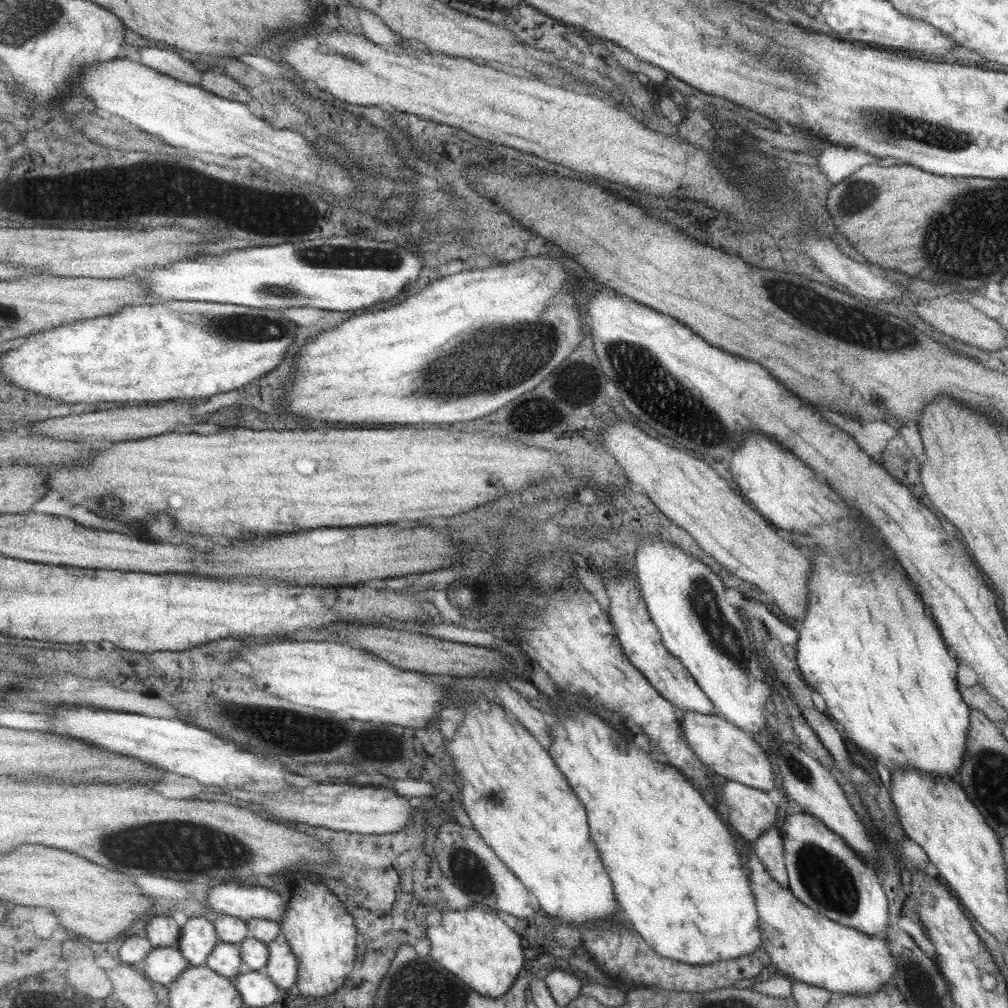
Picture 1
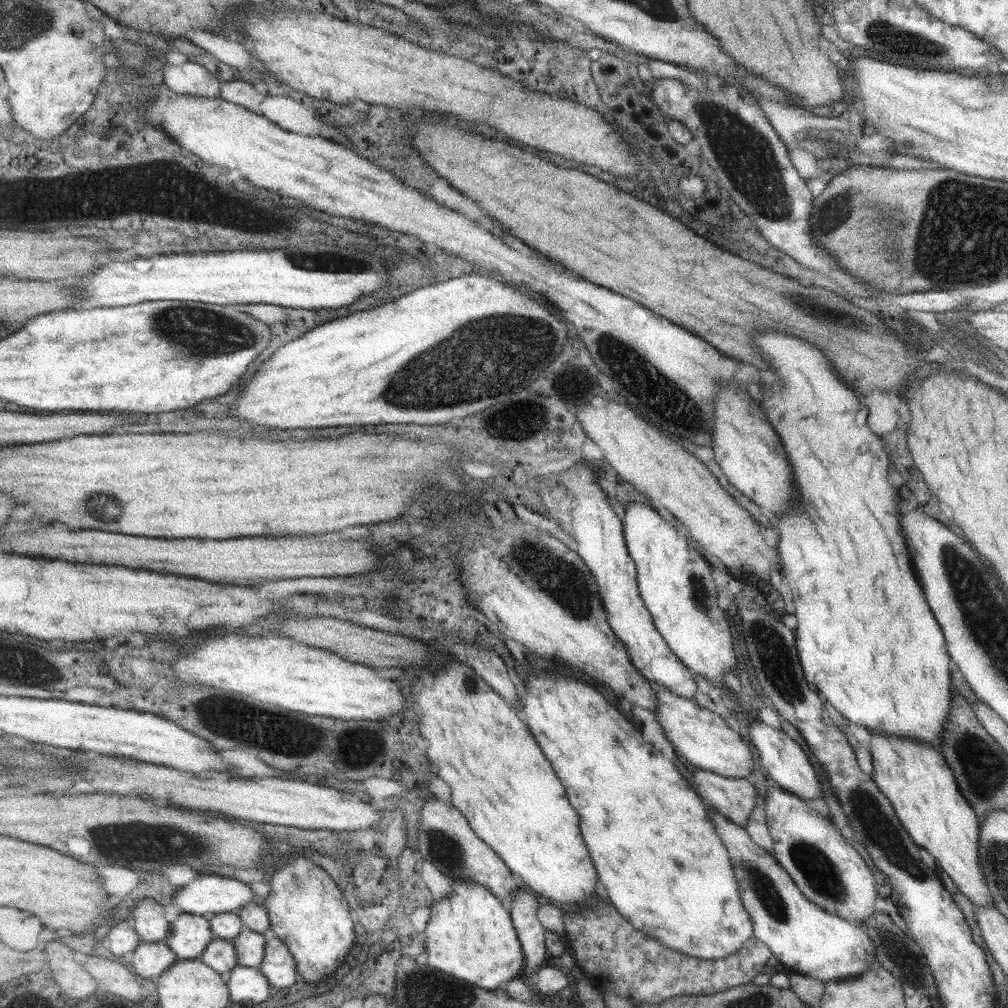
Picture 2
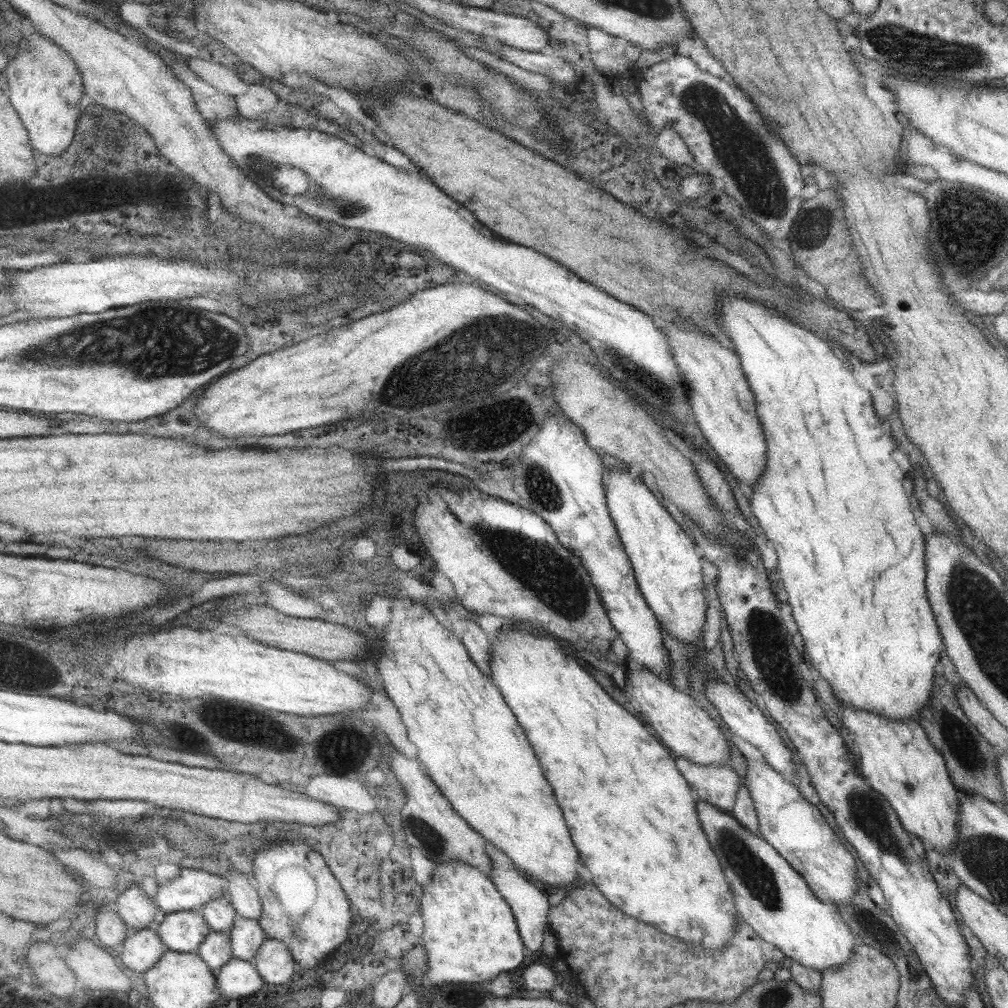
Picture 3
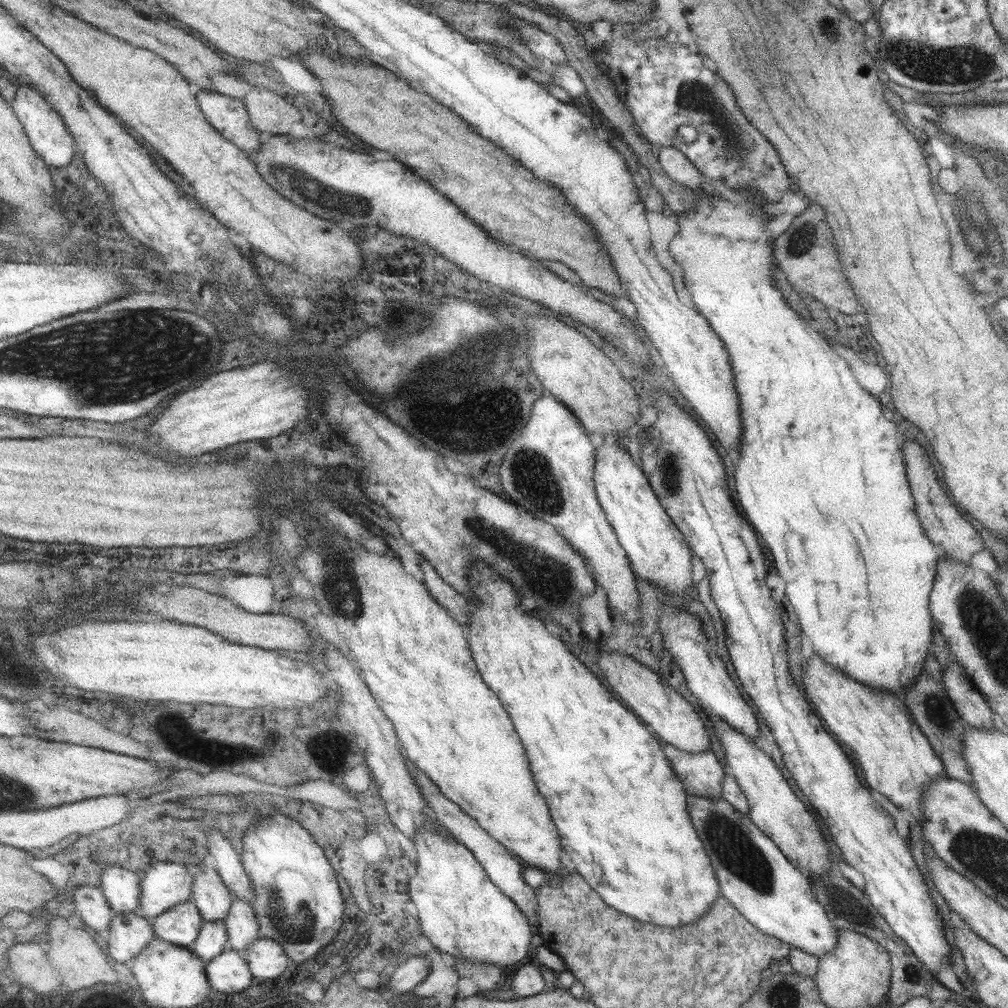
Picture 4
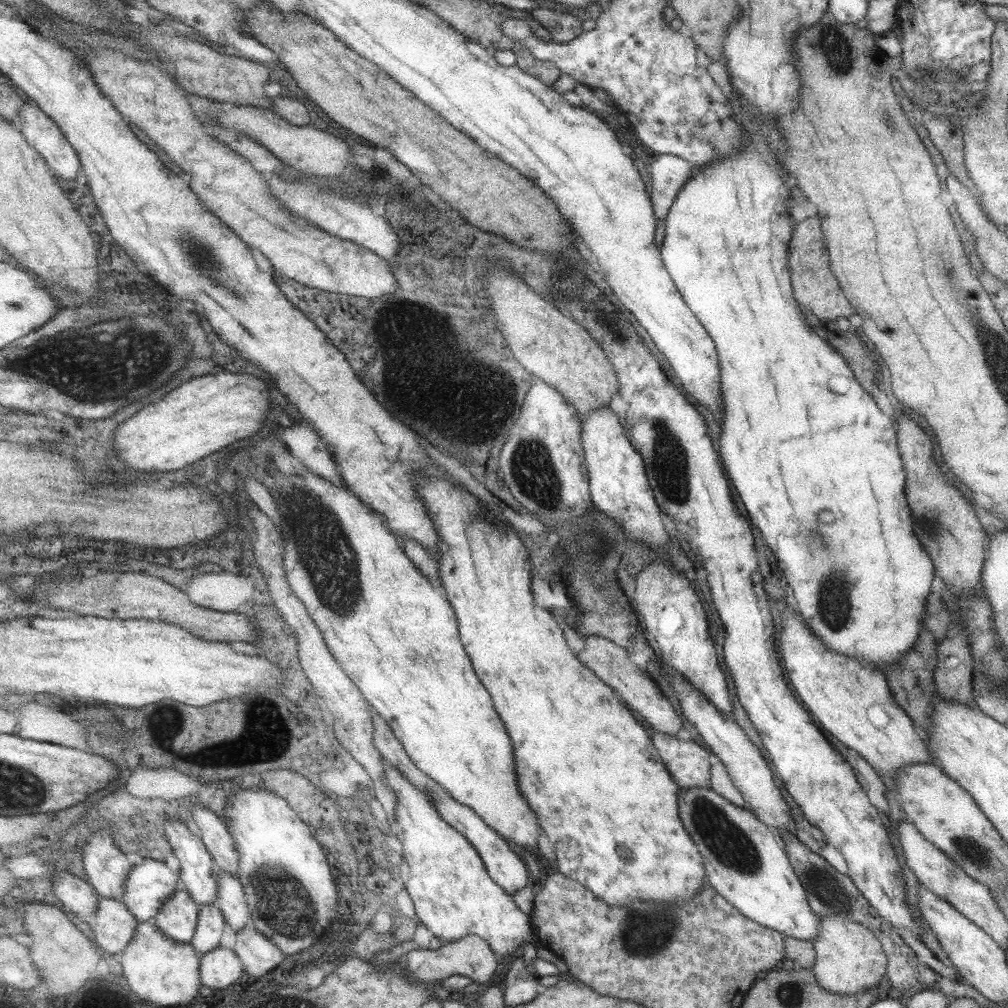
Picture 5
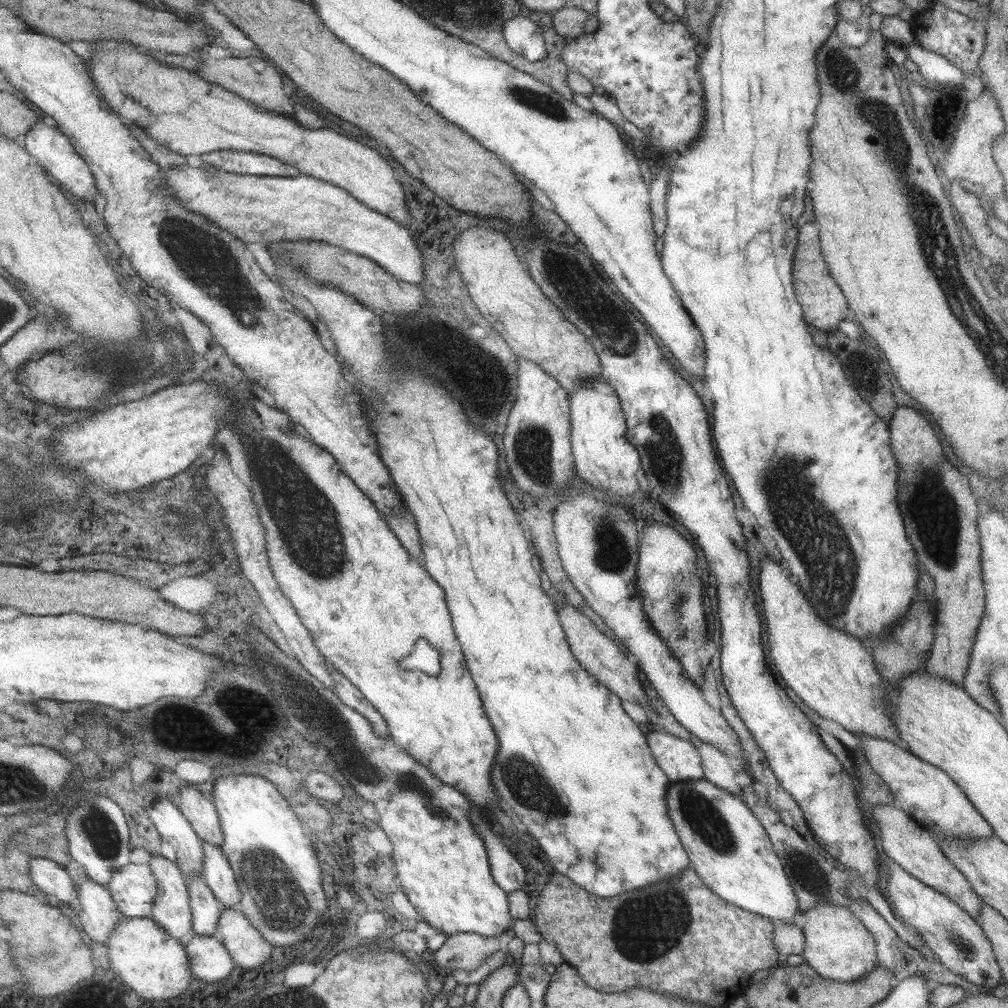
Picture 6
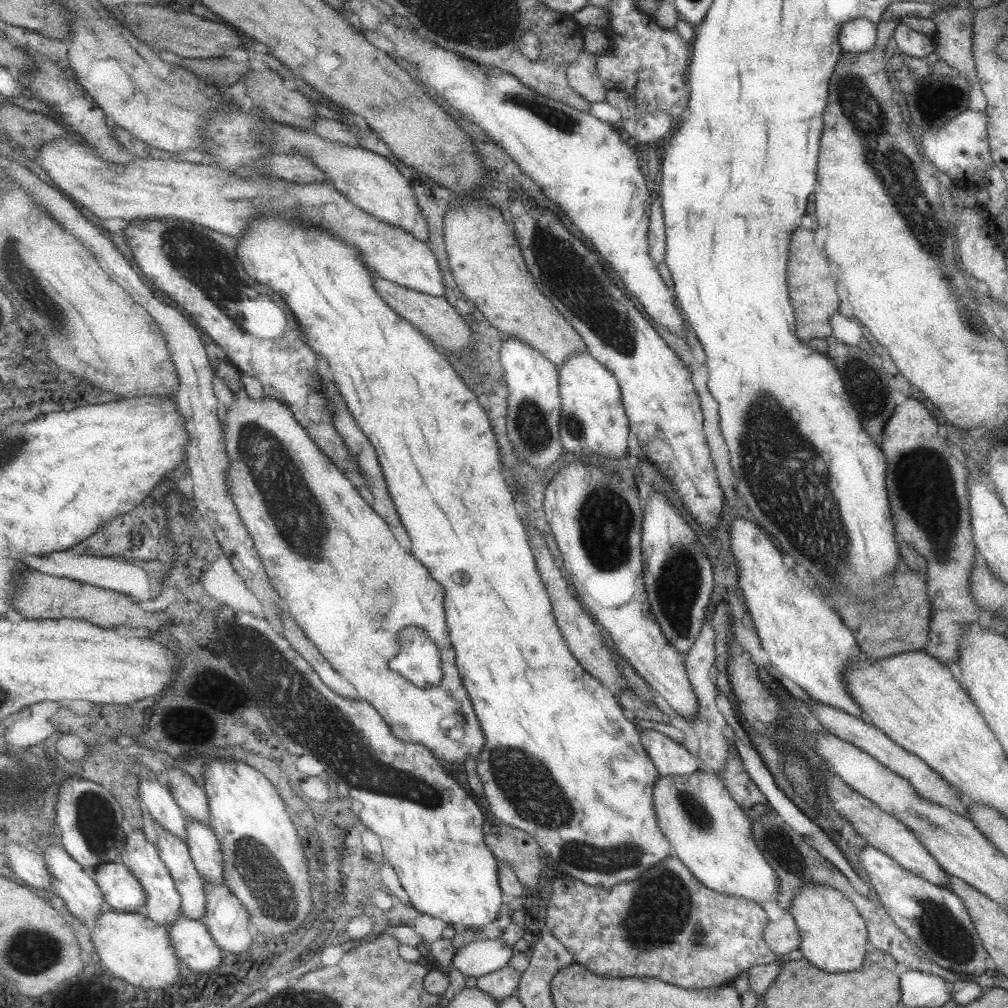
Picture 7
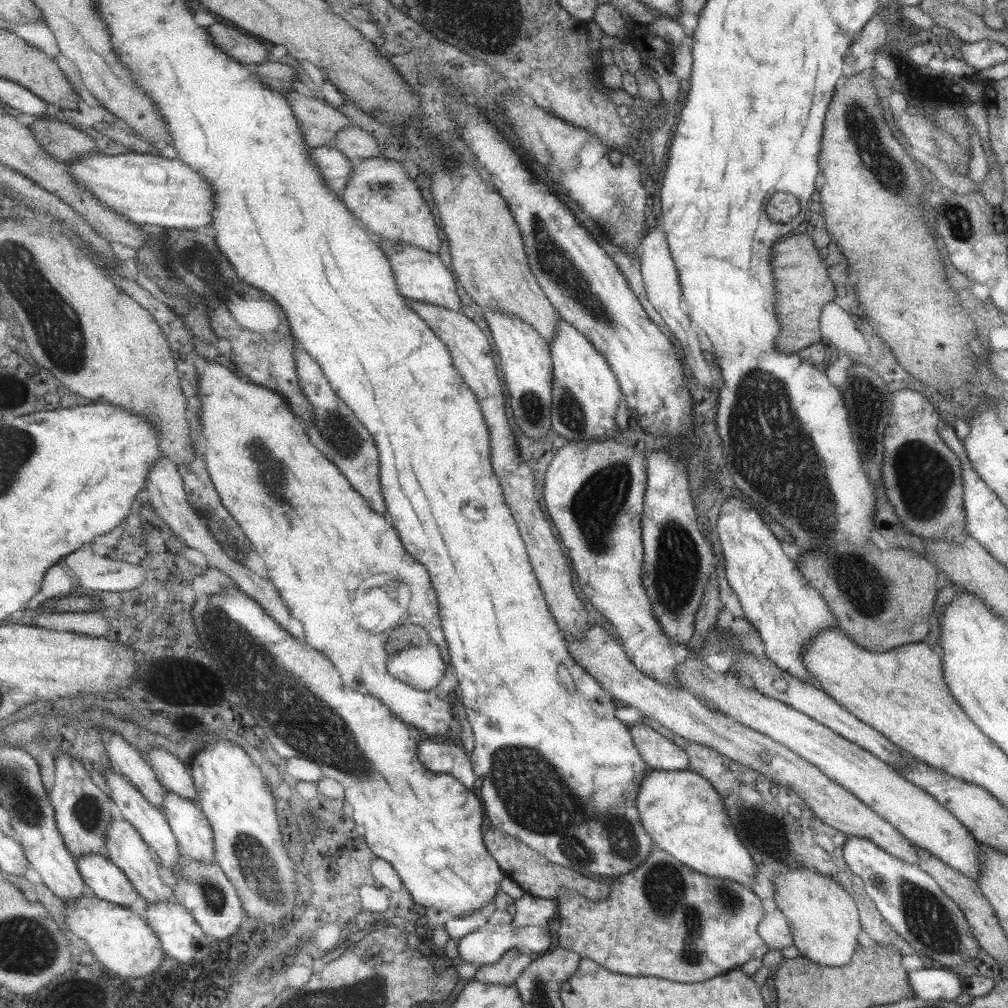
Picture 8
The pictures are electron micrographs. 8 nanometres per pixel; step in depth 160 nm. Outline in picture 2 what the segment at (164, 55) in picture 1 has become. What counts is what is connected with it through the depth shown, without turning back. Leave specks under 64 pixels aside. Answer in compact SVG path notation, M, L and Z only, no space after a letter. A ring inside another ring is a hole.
M190 60L180 66L165 64L162 68L163 82L179 95L219 96L221 98L222 80L213 76L205 66Z

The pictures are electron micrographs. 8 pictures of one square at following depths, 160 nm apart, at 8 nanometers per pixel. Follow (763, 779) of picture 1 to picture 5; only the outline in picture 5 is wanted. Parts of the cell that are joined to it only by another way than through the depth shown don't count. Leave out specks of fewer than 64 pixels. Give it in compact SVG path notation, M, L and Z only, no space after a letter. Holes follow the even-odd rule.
M593 634L582 638L583 650L575 656L584 664L599 680L602 680L607 686L613 688L618 694L621 702L624 702L630 710L635 710L656 732L662 732L669 736L675 736L681 727L679 714L671 706L671 702L661 693L660 688L653 682L653 679L645 670L639 669L627 657L629 652L617 647L617 644L595 636Z

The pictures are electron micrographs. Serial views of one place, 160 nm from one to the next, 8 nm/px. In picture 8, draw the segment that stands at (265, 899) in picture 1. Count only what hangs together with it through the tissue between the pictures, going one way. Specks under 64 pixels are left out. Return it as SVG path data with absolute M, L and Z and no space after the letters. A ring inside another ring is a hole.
M88 854L79 858L78 863L90 892L101 900L126 907L139 898L132 880L106 854Z

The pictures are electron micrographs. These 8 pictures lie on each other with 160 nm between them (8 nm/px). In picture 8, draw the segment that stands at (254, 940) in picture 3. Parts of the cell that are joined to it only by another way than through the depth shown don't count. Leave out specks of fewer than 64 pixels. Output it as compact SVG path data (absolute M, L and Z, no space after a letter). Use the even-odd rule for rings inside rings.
M168 790L165 814L185 854L202 862L216 861L214 828L203 809L190 798L183 798Z

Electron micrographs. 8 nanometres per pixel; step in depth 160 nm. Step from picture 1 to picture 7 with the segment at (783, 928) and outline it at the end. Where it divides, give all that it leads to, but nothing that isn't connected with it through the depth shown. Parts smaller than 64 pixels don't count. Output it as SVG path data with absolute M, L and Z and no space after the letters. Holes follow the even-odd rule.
M697 770L693 774L683 776L660 776L655 781L651 796L657 824L672 848L672 854L705 888L719 894L738 896L760 906L765 902L777 900L778 878L752 839L750 818L729 795L726 786L717 775Z

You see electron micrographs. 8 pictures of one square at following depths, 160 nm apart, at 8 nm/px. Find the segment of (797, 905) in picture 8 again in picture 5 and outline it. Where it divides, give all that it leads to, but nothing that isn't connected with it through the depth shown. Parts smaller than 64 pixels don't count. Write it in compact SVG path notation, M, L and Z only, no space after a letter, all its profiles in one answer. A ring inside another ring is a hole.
M828 916L820 919L816 938L811 943L816 956L811 969L821 989L835 995L853 995L879 988L887 957L869 929L852 920Z

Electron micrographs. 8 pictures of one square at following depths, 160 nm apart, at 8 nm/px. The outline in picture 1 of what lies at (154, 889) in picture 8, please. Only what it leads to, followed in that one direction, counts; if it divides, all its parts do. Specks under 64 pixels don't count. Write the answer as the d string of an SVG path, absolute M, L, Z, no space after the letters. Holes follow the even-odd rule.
M189 916L182 927L177 947L193 966L203 966L208 964L209 956L221 941L212 917Z

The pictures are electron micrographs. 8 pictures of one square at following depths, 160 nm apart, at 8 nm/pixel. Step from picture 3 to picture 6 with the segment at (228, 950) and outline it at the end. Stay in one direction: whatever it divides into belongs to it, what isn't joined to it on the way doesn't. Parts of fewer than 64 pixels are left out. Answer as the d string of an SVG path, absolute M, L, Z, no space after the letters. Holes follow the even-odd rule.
M196 872L192 876L186 876L186 879L192 896L193 933L202 934L203 936L218 935L218 926L220 926L225 908L207 884L203 874Z

